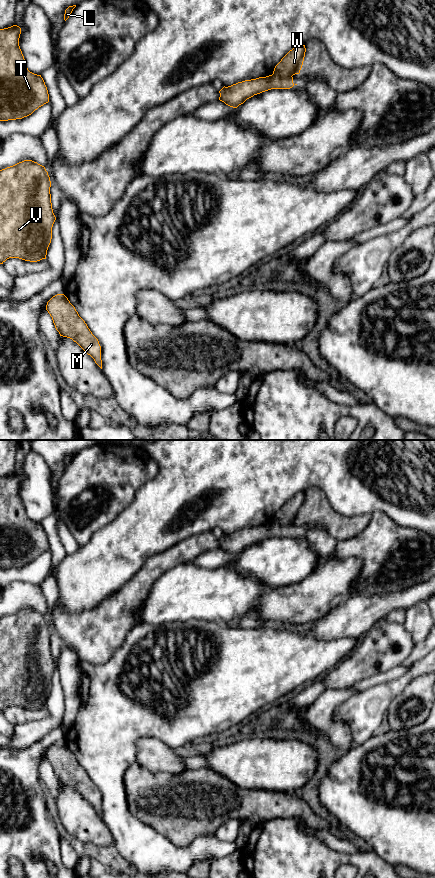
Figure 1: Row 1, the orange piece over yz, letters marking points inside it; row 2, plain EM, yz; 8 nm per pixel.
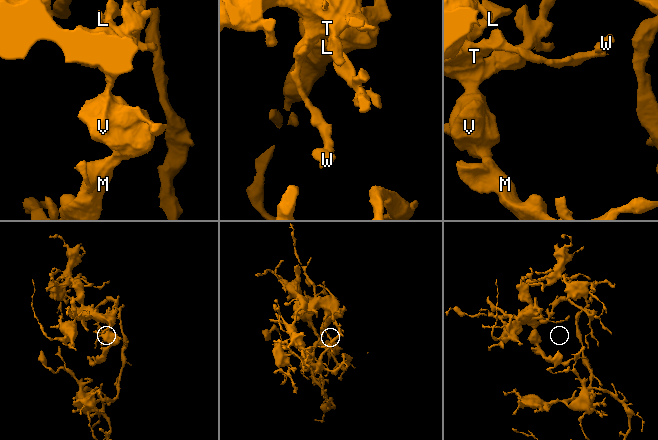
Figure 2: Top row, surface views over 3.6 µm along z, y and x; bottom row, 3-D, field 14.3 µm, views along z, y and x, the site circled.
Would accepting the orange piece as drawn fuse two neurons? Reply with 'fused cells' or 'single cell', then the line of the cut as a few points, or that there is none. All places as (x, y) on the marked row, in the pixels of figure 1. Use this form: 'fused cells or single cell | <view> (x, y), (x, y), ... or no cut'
fused cells | yz (272, 74), (278, 77), (291, 76)

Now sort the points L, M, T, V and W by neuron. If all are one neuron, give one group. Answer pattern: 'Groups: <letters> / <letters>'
Groups: L M T V / W

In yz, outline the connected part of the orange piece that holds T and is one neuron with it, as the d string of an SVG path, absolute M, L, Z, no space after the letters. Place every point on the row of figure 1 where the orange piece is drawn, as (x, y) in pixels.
M13 25L0 29L0 121L22 119L49 102L41 75L30 72L19 46L21 28Z

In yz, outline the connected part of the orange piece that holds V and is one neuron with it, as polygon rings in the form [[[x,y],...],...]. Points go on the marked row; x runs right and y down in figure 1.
[[[32,160],[0,170],[0,264],[9,258],[30,262],[46,259],[56,220],[50,187],[45,167]]]

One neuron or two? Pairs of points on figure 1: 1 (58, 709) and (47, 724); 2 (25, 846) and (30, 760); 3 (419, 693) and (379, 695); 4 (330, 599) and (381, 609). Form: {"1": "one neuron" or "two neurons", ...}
{"1": "one neuron", "2": "one neuron", "3": "two neurons", "4": "two neurons"}

